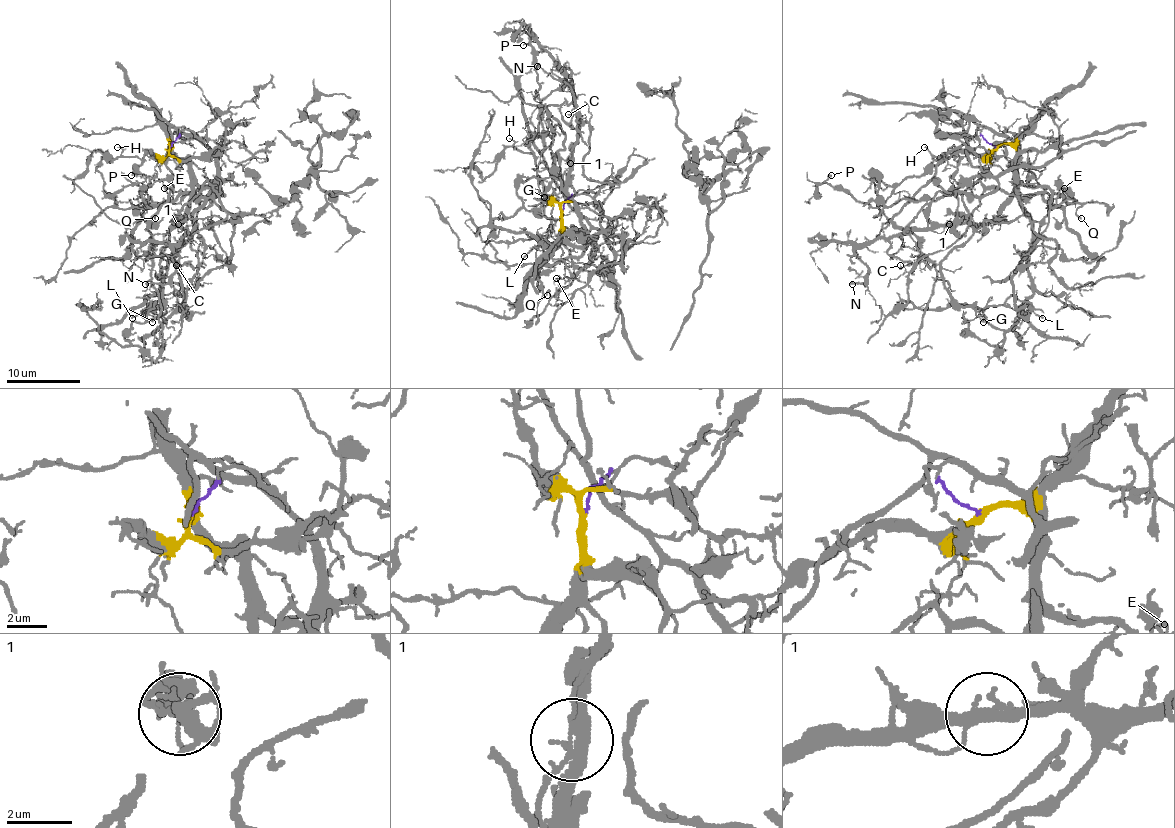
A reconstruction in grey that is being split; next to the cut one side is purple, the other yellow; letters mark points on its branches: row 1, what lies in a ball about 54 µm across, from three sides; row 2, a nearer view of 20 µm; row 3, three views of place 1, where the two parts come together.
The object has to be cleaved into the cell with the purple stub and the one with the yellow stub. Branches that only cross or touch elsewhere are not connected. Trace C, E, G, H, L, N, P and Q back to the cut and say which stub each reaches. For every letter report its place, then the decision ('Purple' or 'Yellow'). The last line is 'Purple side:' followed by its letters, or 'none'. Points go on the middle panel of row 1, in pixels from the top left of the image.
C: Place: (568, 114). Yellow
E: Place: (556, 278). Yellow
G: Place: (544, 197). Yellow
H: Place: (509, 138). Yellow
L: Place: (524, 256). Yellow
N: Place: (537, 66). Yellow
P: Place: (523, 45). Yellow
Q: Place: (547, 295). Yellow
Purple side: none

